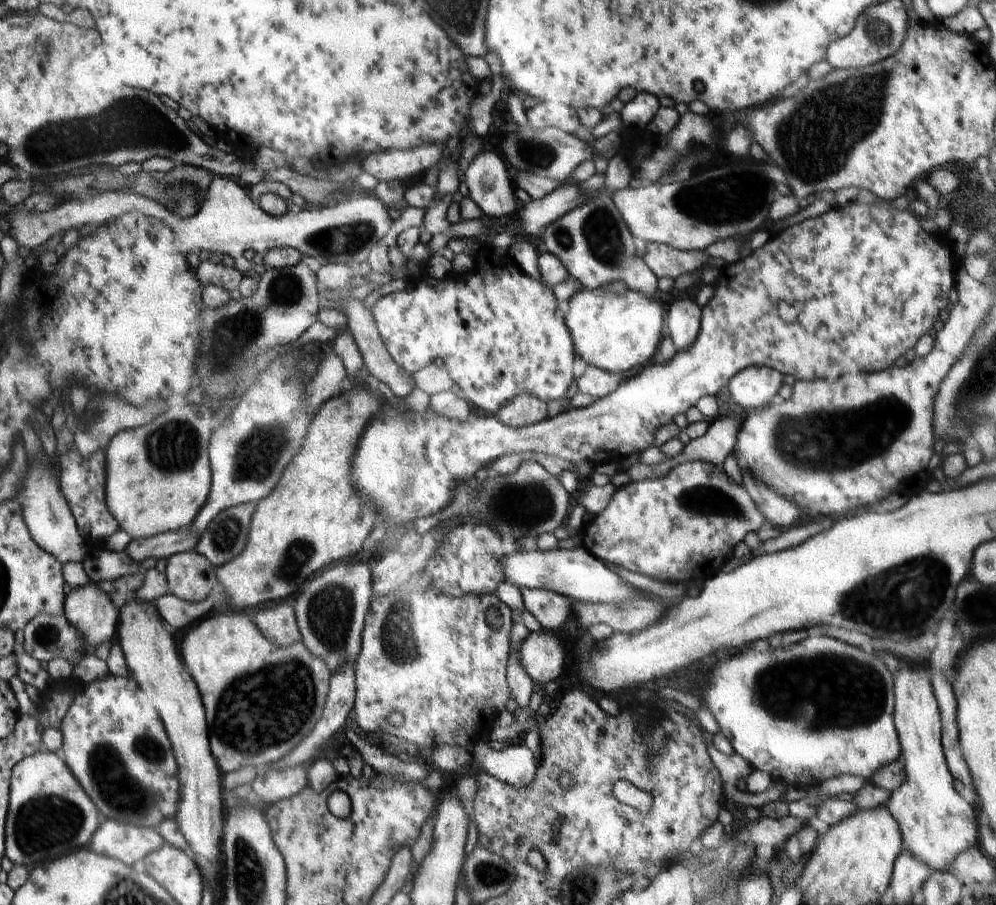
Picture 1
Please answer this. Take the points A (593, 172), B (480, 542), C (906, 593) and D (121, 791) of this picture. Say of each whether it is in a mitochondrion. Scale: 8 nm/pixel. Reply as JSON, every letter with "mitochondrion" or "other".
{"A":"other","B":"mitochondrion","C":"mitochondrion","D":"mitochondrion"}

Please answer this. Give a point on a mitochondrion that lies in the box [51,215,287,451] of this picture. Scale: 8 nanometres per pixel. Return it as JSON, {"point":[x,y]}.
{"point":[96,412]}

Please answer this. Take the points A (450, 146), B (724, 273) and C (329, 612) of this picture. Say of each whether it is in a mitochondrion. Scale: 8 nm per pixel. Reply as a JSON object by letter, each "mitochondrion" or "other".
{"A":"other","B":"other","C":"mitochondrion"}

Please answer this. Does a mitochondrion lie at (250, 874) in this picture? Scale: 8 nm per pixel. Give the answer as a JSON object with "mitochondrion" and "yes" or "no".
{"mitochondrion":"yes"}

